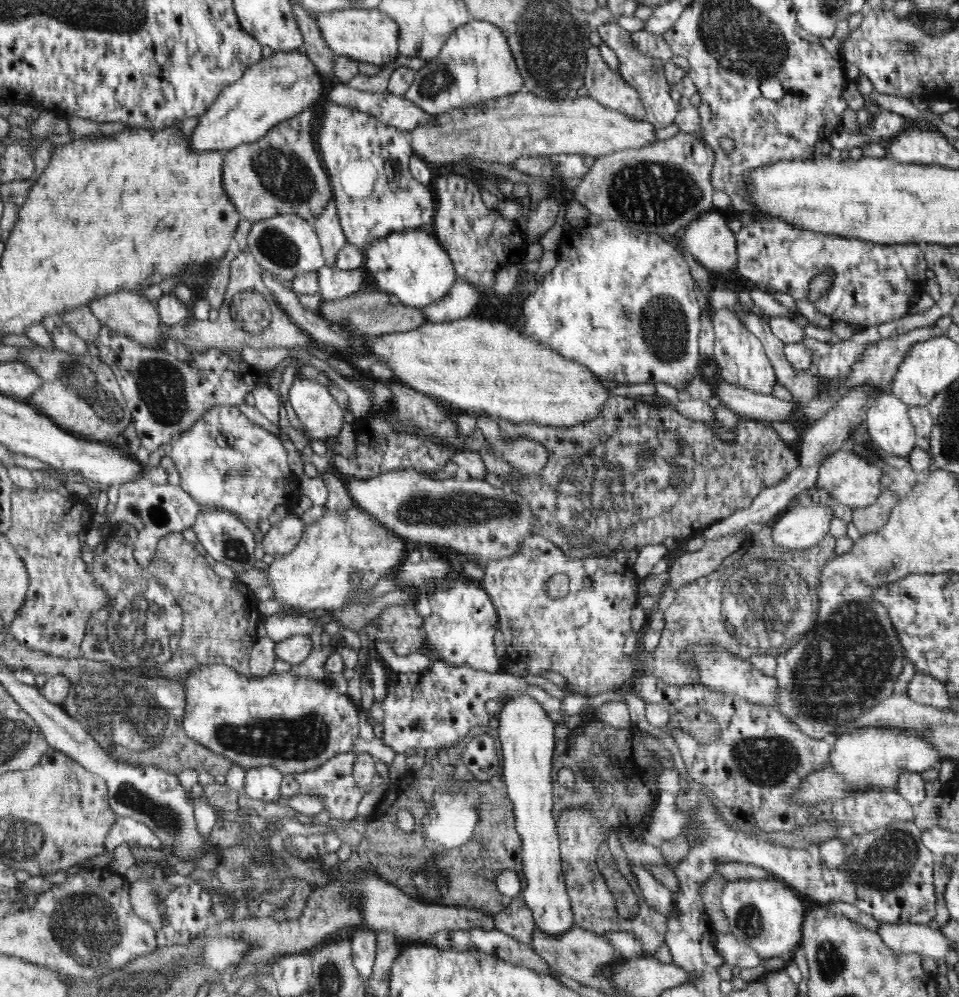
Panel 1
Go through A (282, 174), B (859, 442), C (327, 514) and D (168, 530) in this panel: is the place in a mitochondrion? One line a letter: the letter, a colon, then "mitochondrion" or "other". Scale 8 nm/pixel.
A: mitochondrion
B: mitochondrion
C: other
D: other

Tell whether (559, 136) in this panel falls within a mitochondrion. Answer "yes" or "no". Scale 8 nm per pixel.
no

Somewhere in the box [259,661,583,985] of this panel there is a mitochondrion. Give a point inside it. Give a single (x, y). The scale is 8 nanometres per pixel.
(437, 887)

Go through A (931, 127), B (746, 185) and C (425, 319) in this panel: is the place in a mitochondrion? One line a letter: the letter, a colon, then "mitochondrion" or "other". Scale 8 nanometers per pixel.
A: other
B: other
C: other

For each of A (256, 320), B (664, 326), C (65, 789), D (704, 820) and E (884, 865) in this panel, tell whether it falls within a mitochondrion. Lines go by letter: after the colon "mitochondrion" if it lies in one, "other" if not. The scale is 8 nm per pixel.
A: mitochondrion
B: mitochondrion
C: other
D: other
E: mitochondrion

